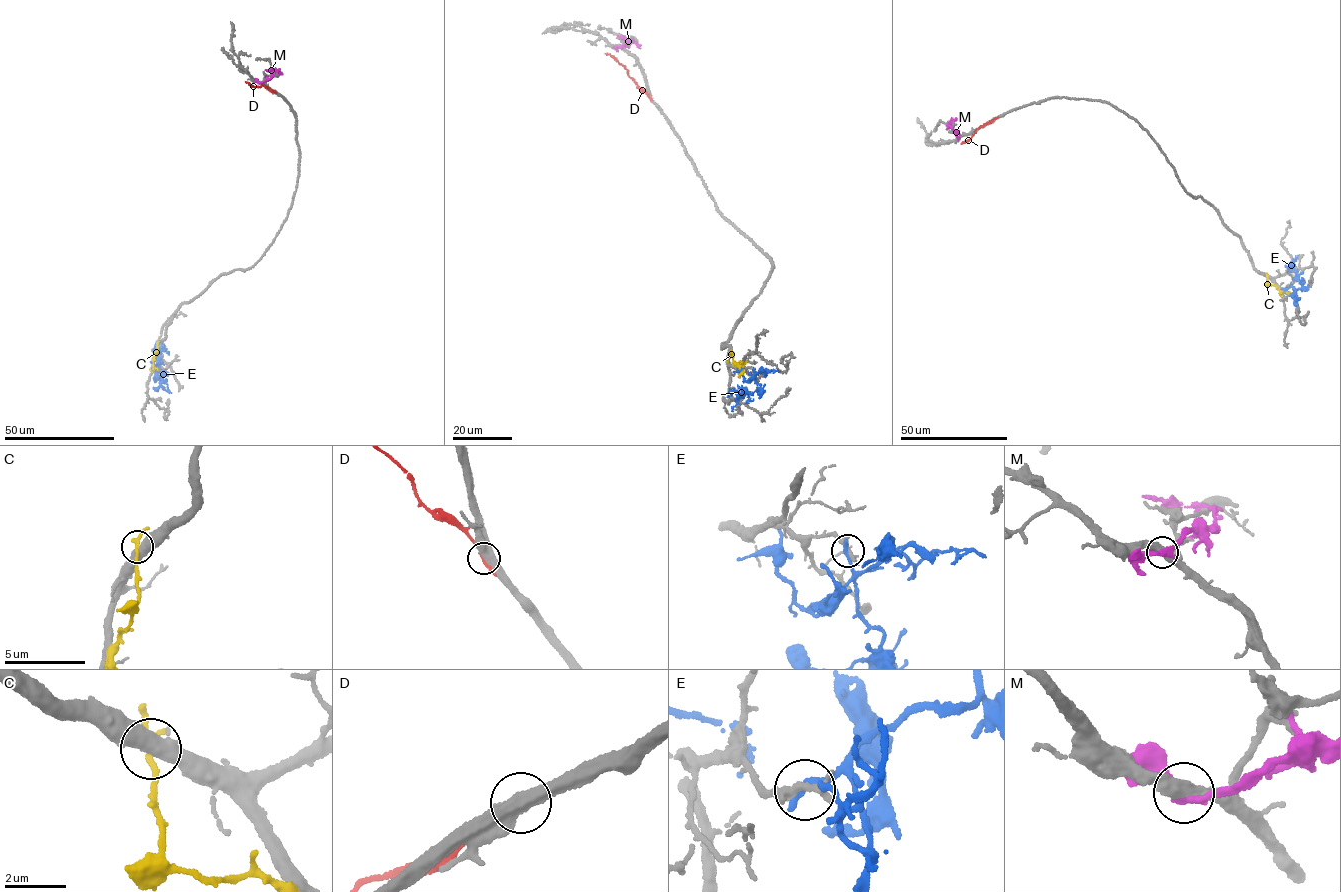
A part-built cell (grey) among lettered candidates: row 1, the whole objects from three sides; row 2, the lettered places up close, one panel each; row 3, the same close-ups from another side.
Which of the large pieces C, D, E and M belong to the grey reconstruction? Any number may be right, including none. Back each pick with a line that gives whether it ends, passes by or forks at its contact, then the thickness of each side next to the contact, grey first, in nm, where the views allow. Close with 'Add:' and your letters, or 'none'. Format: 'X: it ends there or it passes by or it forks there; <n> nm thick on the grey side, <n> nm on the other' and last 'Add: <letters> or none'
Add: none

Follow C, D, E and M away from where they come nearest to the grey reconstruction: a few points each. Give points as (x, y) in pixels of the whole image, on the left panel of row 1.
C: (157, 344), (153, 366), (150, 368)
D: (274, 91), (262, 84), (256, 87), (245, 81)
E: (158, 377), (162, 378), (158, 363), (160, 342)
M: (259, 82), (271, 78), (275, 70), (282, 75)

